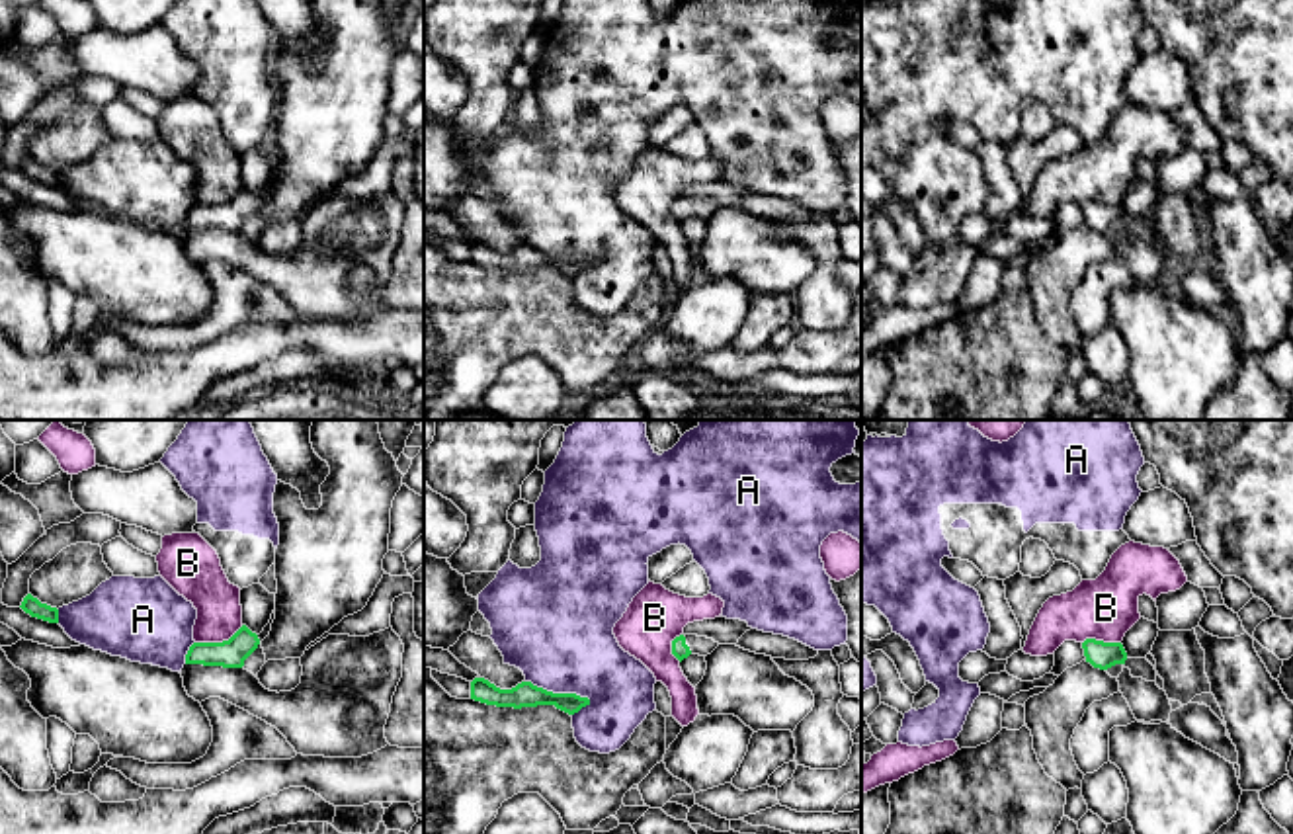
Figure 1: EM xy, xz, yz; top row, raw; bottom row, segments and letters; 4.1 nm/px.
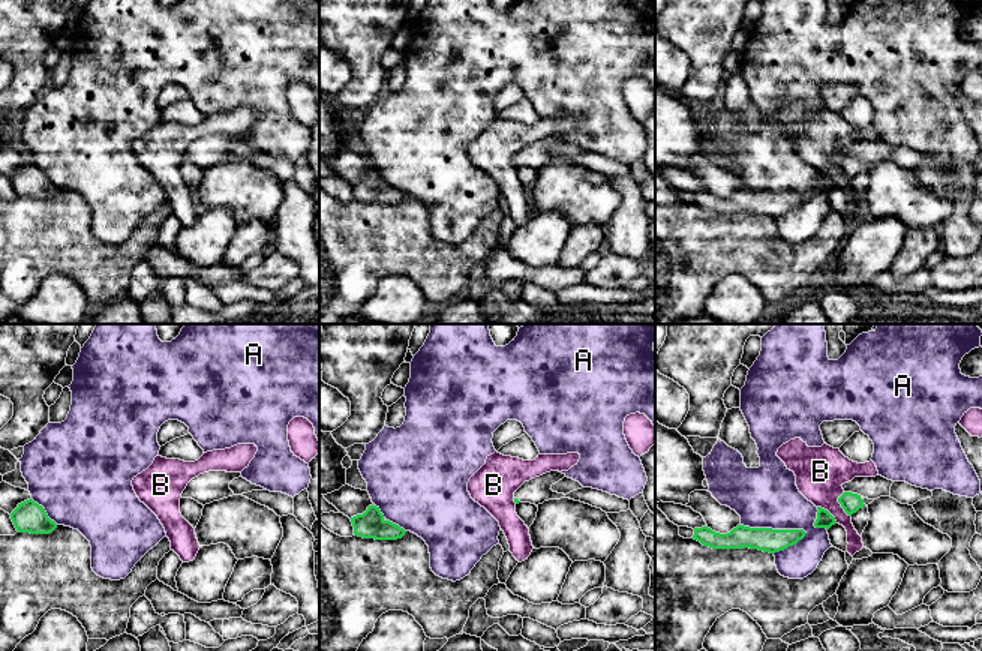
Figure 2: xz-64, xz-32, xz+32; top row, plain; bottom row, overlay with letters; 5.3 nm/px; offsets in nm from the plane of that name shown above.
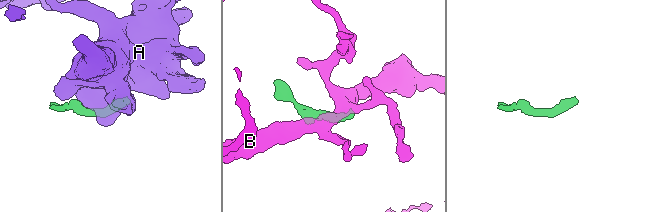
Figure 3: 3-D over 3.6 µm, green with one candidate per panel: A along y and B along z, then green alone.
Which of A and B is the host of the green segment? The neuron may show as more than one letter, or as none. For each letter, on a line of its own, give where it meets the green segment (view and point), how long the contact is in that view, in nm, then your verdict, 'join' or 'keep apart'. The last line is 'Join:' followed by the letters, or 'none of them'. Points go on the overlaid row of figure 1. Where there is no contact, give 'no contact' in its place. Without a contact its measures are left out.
A: xz (559, 694) | 280 nm | keep apart
B: xy (219, 643) | 220 nm | keep apart
Join: none of them

